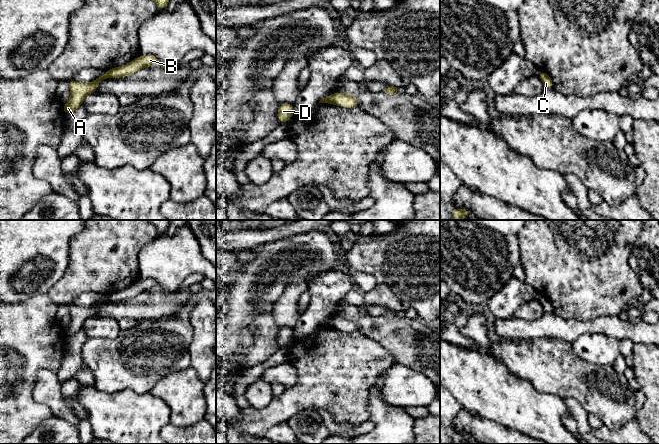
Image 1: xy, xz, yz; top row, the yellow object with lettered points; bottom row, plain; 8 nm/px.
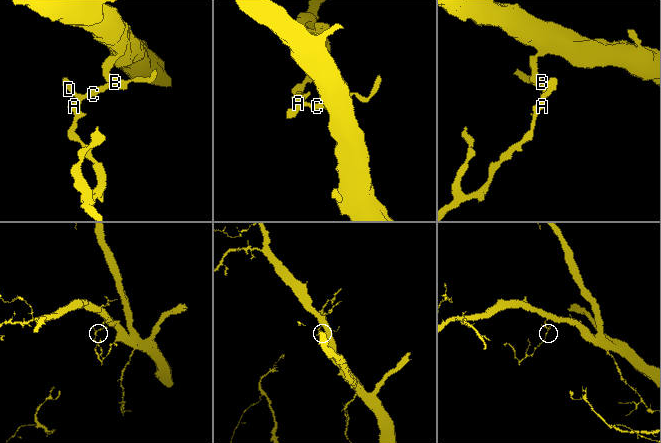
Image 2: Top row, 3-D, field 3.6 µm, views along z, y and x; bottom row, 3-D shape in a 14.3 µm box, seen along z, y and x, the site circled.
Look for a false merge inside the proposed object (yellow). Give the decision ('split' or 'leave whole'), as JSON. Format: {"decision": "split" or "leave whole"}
{"decision": "split"}

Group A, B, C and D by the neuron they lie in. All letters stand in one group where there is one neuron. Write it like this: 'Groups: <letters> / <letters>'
Groups: A C D / B

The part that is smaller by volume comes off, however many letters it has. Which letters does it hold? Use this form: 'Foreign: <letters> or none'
Foreign: A, C, D

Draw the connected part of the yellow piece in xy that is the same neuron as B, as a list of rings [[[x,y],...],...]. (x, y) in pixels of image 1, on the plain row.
[[[147,278],[144,280],[138,280],[126,289],[114,291],[110,294],[107,294],[106,297],[109,299],[109,301],[113,303],[118,303],[132,299],[139,294],[150,291],[154,288],[161,288],[166,296],[170,296],[173,294],[169,290],[163,288],[156,280],[152,278]]]

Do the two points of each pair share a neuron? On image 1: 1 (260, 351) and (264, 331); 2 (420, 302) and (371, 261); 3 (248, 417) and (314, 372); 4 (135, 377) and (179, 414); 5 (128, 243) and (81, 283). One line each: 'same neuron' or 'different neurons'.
1: same neuron
2: same neuron
3: same neuron
4: different neurons
5: same neuron

